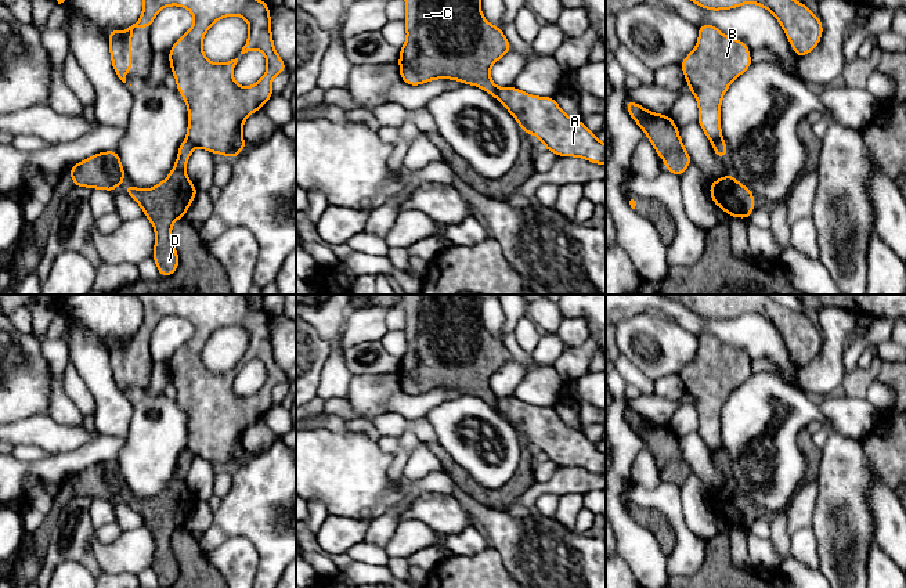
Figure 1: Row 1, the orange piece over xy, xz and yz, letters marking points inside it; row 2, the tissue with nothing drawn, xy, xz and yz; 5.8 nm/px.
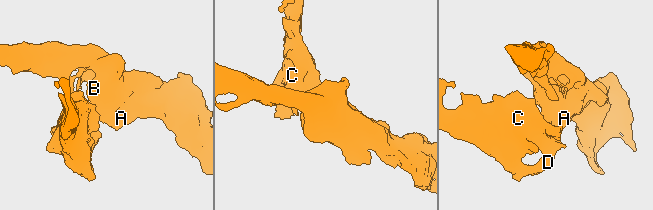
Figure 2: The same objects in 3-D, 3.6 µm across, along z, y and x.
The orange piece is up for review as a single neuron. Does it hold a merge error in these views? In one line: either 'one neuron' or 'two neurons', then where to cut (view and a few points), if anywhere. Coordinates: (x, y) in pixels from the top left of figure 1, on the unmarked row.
two neurons | yz (721, 448), (711, 451)

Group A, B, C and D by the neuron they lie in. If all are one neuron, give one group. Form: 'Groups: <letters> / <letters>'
Groups: A B / C D

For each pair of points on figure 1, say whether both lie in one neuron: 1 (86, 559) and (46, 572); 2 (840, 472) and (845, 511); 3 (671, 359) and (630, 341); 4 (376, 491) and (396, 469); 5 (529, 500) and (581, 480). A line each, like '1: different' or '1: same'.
1: same
2: same
3: same
4: different
5: same

